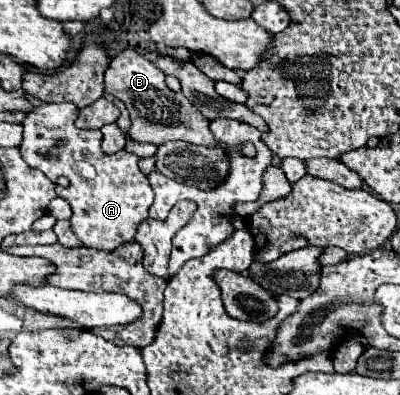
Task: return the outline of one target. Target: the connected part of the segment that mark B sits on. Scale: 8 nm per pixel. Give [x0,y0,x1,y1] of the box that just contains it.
[105,49,223,147]

